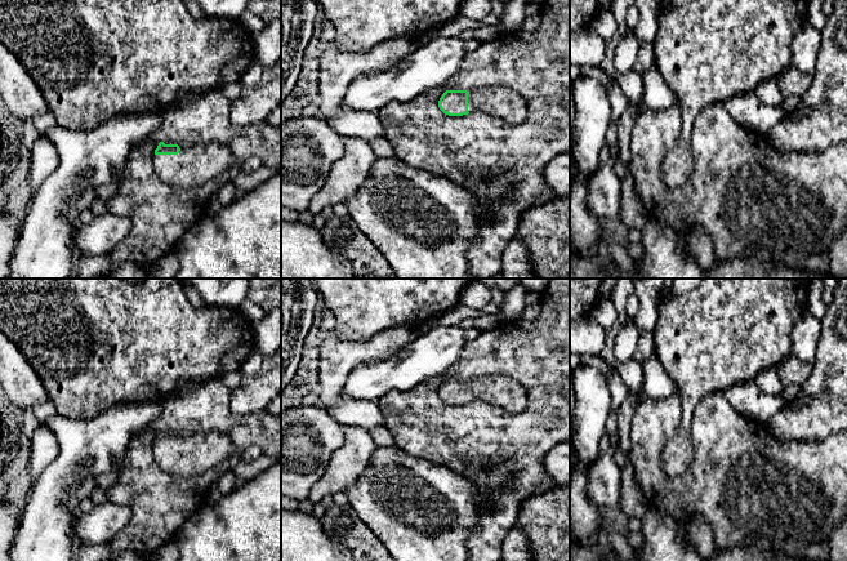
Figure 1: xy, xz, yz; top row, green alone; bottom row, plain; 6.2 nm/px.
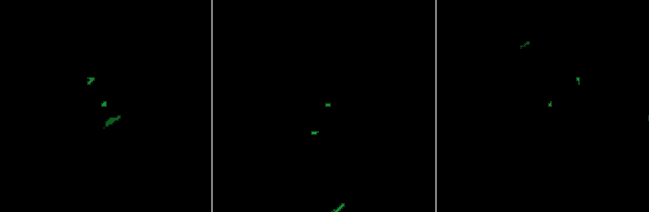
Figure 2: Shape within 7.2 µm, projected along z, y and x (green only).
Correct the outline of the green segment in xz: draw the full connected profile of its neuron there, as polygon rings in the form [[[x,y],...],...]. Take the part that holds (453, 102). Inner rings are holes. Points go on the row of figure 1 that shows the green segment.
[[[501,86],[485,90],[446,90],[438,101],[440,110],[449,116],[486,112],[511,124],[526,119],[527,102],[517,92]]]

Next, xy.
[[[160,142],[152,157],[153,170],[169,186],[197,187],[232,166],[235,157],[220,144],[178,146]]]

